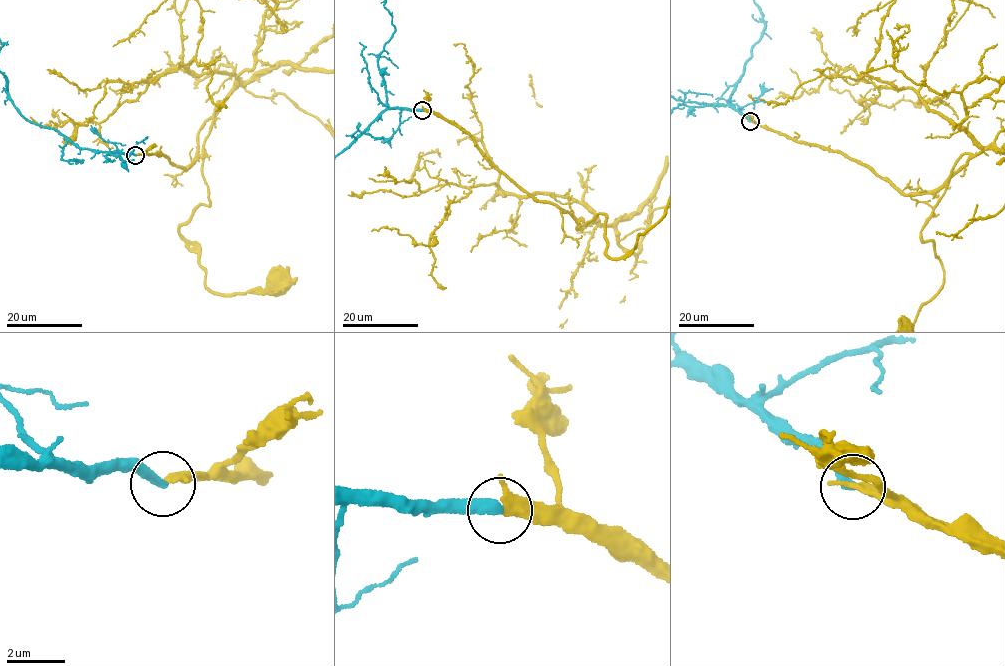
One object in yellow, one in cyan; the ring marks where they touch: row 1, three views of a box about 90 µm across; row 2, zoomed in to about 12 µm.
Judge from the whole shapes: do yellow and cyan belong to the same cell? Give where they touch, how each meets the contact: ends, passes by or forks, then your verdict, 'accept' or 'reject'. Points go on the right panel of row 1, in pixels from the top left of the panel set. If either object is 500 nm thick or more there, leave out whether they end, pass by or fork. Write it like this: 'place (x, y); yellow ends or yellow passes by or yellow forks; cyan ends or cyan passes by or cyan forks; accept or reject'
place (750, 121); yellow ends; cyan ends; accept

